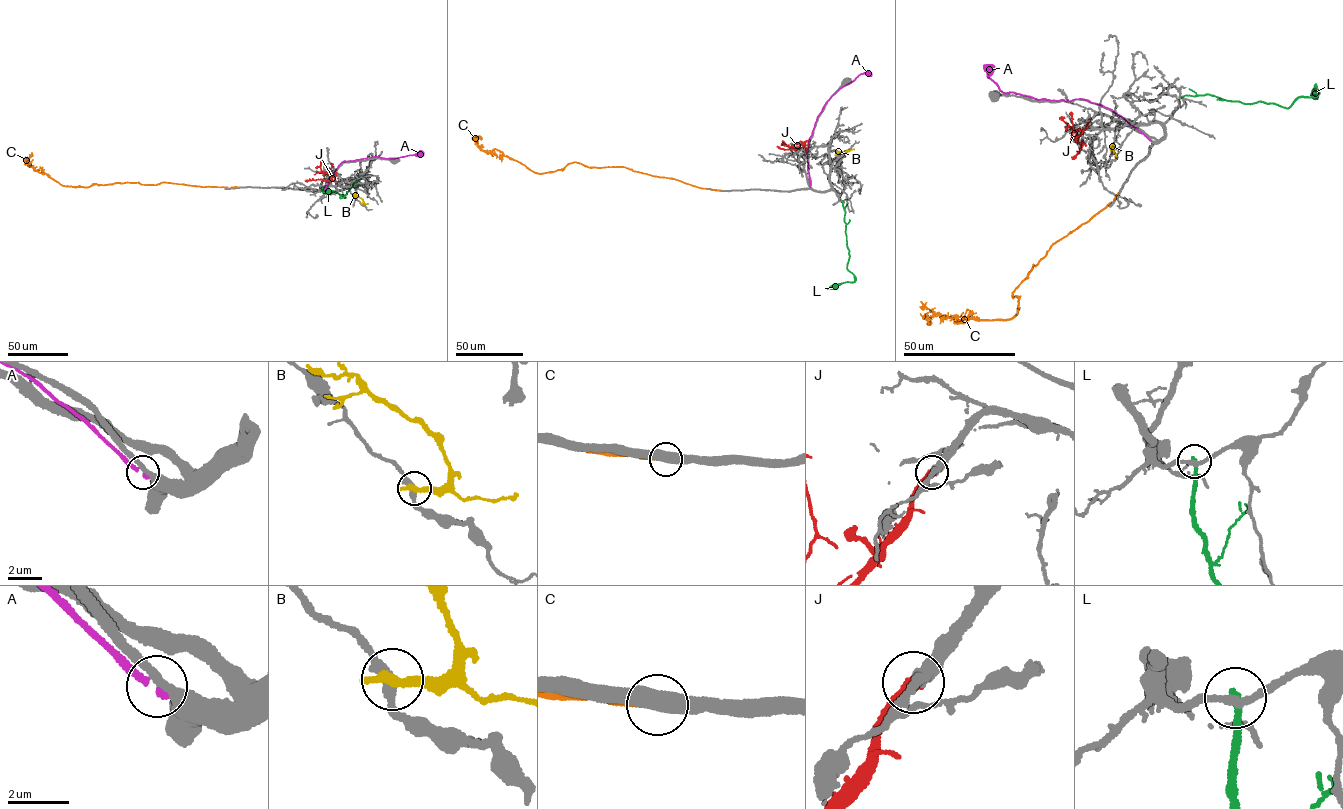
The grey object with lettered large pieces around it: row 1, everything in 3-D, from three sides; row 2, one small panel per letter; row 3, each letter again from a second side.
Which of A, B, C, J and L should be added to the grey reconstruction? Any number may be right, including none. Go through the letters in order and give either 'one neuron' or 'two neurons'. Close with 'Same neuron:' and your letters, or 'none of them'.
A: two neurons
B: two neurons
C: two neurons
J: one neuron
L: two neurons
Same neuron: J

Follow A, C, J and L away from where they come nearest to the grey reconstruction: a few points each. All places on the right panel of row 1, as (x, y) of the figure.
A: (1150, 141), (1111, 109), (1086, 99), (1053, 100), (1005, 93), (987, 77), (989, 66)
C: (1118, 194), (1032, 267), (1011, 293), (1019, 308), (1011, 318), (958, 323), (934, 314), (928, 324), (929, 310)
J: (1089, 121), (1077, 138), (1080, 144), (1084, 143), (1072, 159)
L: (1183, 96), (1207, 94), (1288, 108), (1300, 97), (1316, 97), (1311, 94), (1315, 93)

